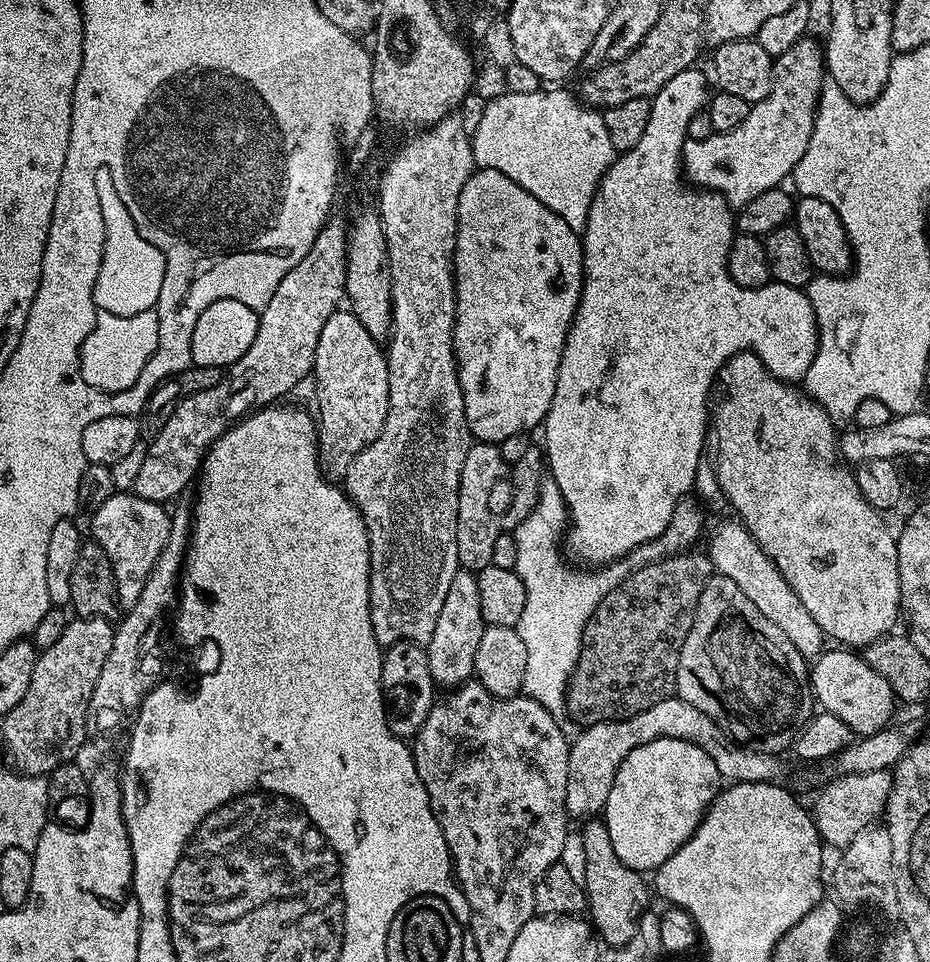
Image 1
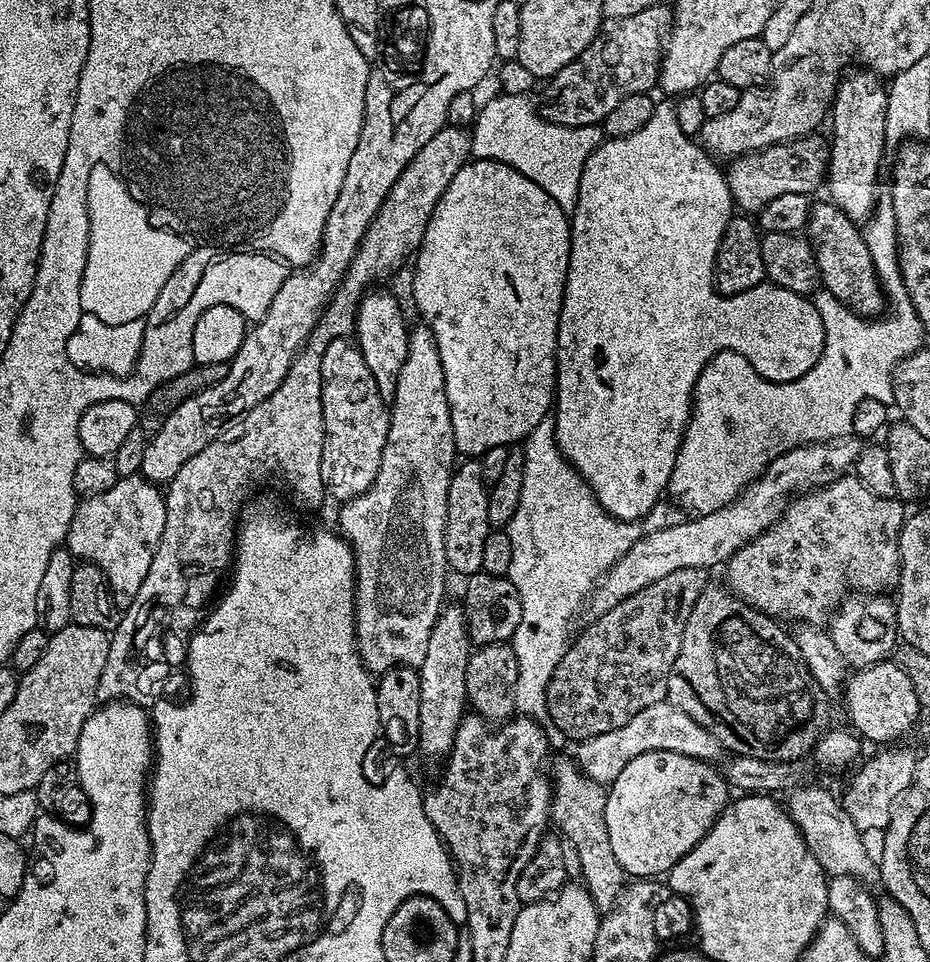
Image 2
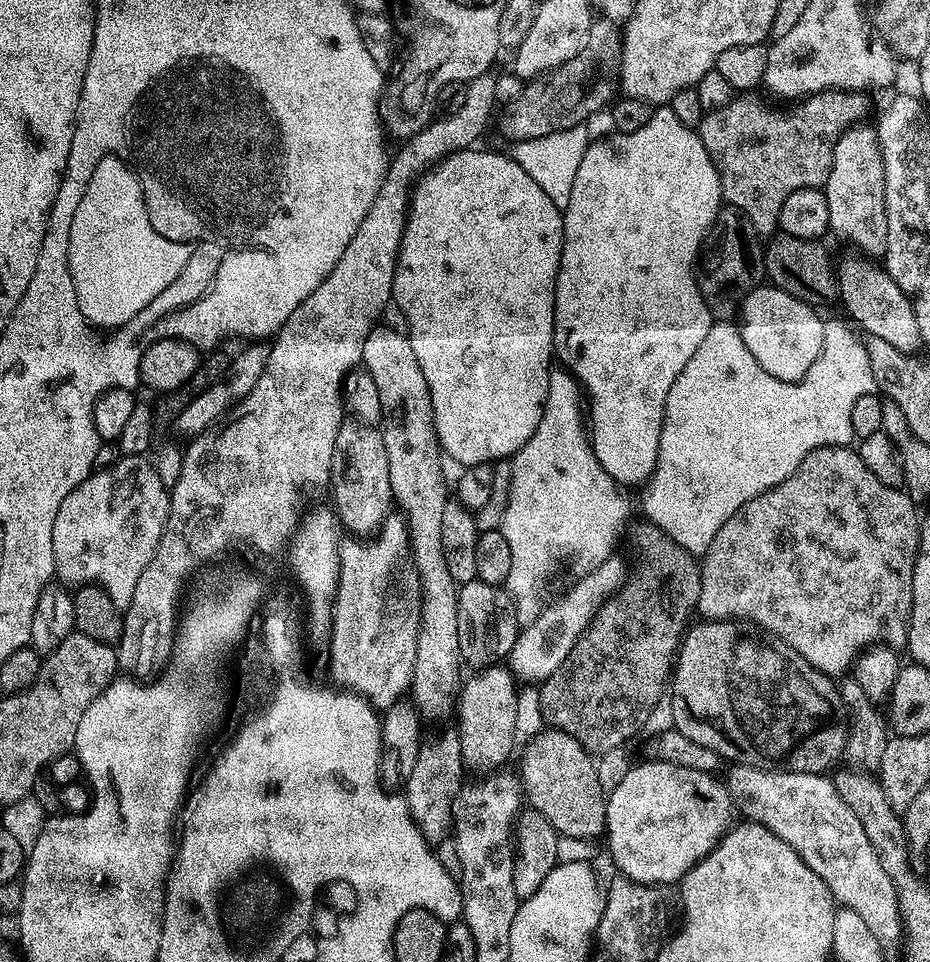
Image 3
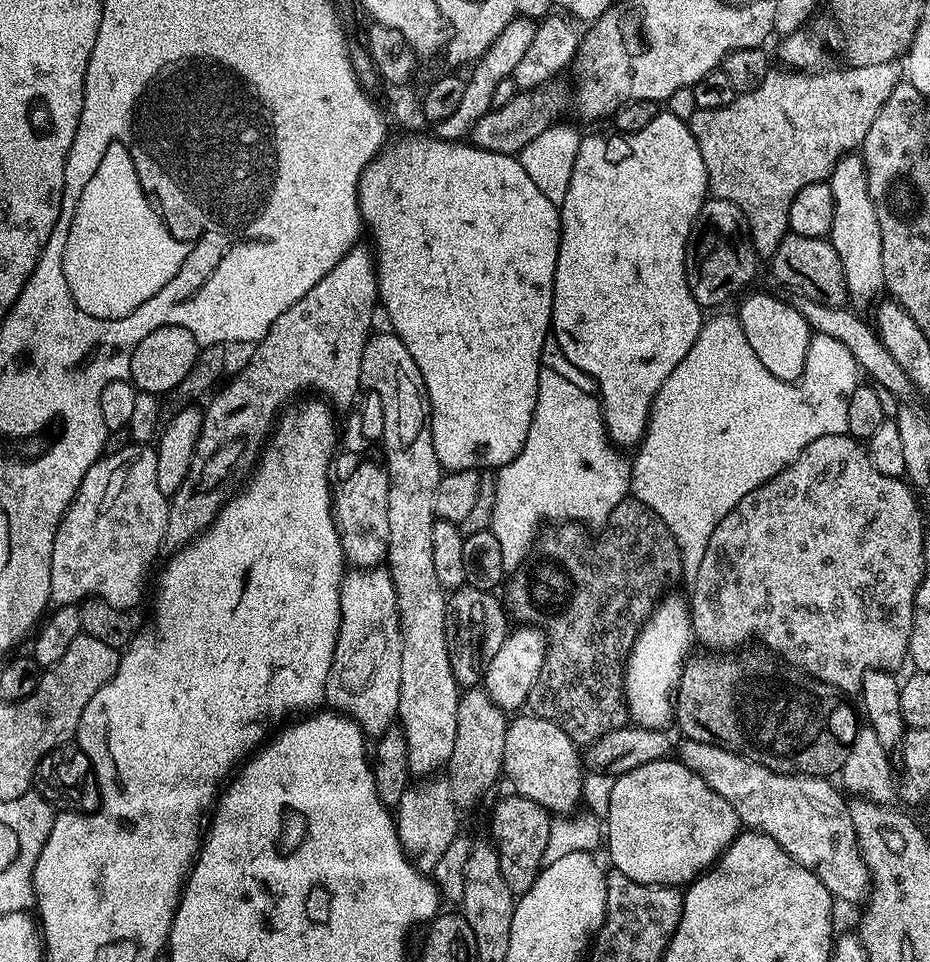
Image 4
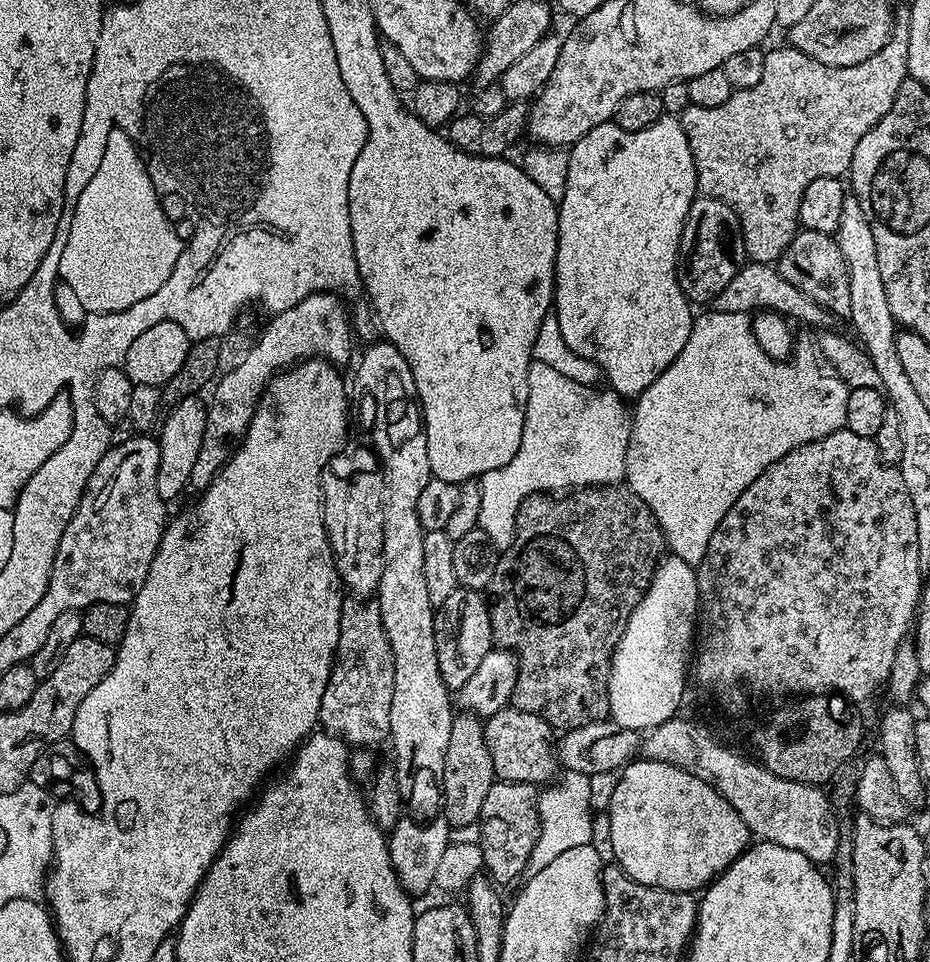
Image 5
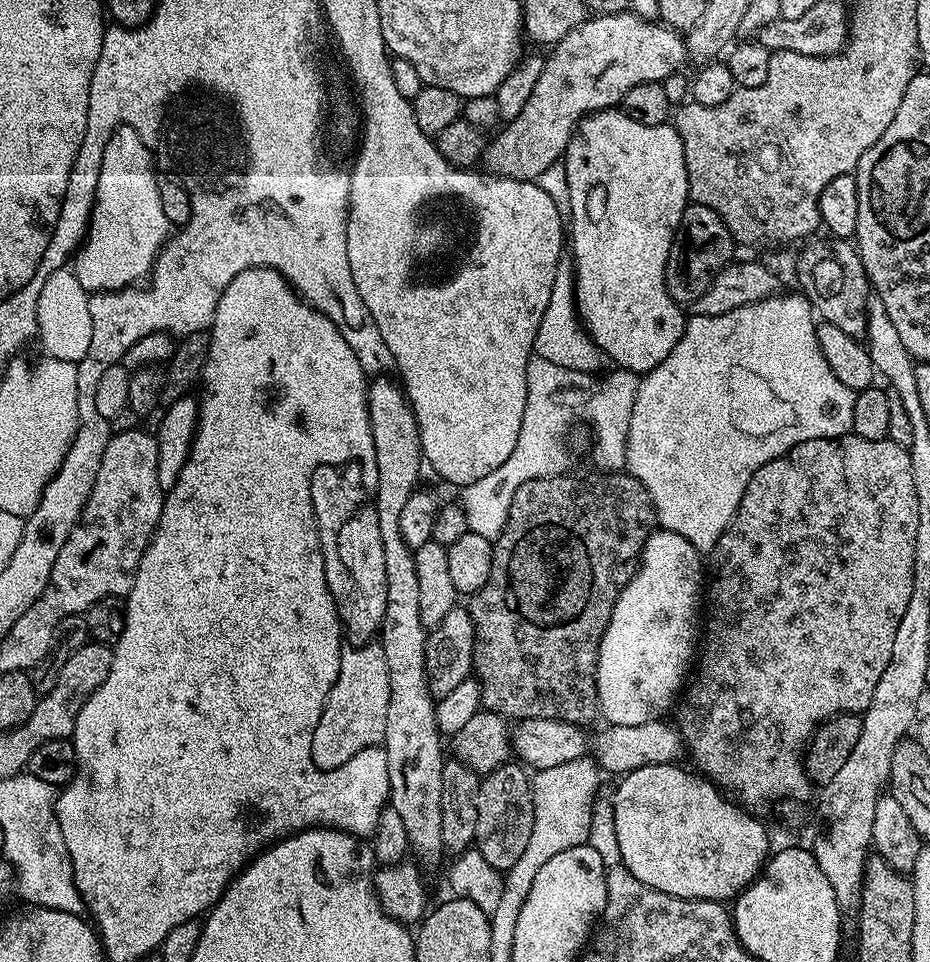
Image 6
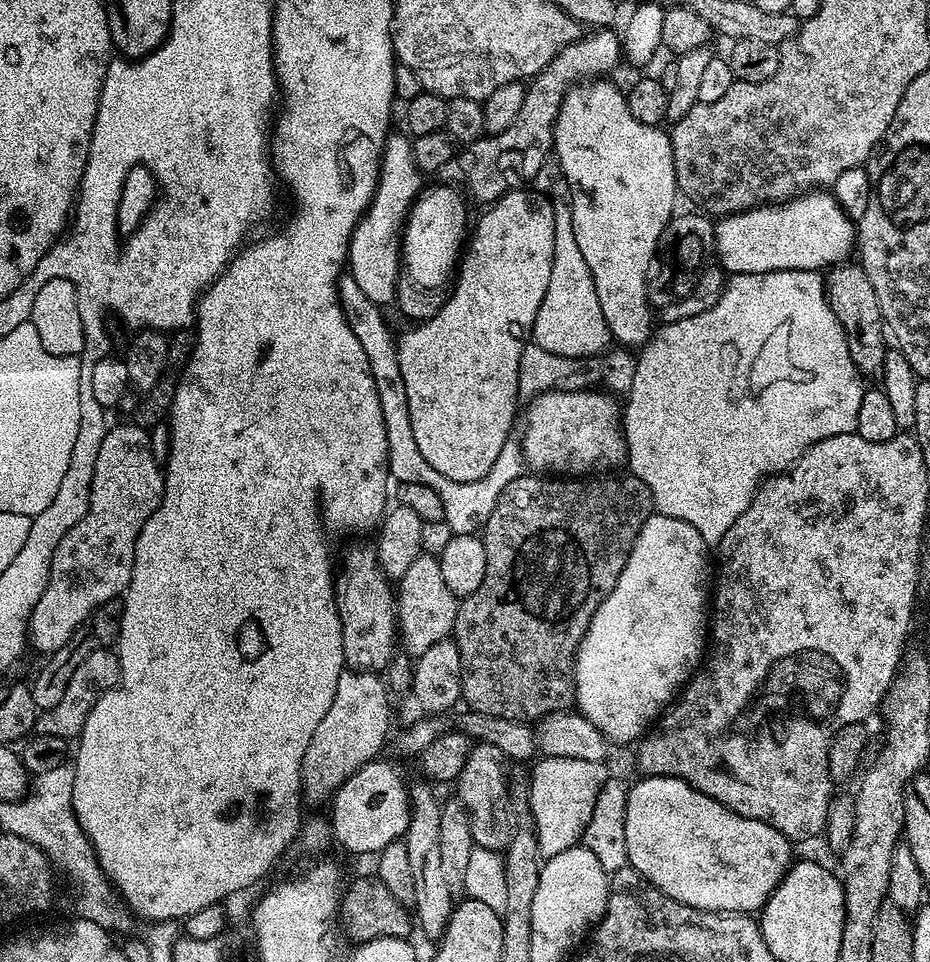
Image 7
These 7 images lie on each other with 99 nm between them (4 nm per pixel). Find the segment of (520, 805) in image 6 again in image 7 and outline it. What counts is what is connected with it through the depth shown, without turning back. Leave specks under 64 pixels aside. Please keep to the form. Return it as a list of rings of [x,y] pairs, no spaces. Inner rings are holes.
[[[473,743],[468,750],[466,766],[454,782],[455,799],[462,802],[470,818],[472,843],[475,847],[503,853],[514,831],[512,816],[508,813],[508,772],[504,769],[506,757],[497,746],[488,743]]]

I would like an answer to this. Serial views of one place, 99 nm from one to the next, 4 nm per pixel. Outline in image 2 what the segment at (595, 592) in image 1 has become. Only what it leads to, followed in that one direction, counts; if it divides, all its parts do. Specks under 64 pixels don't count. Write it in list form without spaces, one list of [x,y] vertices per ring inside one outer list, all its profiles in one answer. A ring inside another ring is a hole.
[[[545,418],[534,426],[534,430],[522,444],[524,450],[524,477],[522,478],[522,498],[518,498],[518,510],[506,529],[510,546],[514,546],[514,559],[510,561],[508,579],[514,582],[522,598],[522,622],[514,630],[511,638],[512,649],[518,658],[518,682],[514,682],[514,702],[516,712],[535,720],[541,728],[552,728],[552,719],[546,706],[546,690],[550,678],[564,657],[570,643],[568,631],[572,619],[585,607],[599,579],[611,570],[620,559],[640,539],[636,536],[636,523],[615,520],[598,502],[592,487],[580,477],[572,463],[560,452],[556,444],[555,419]]]

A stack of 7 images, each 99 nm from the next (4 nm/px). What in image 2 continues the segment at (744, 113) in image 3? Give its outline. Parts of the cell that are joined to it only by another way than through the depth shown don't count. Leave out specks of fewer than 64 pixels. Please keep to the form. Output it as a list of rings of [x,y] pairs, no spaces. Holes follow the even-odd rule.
[[[820,134],[799,136],[785,144],[772,144],[759,152],[745,152],[727,165],[726,175],[730,194],[737,209],[748,214],[757,214],[774,198],[782,194],[808,196],[816,187],[825,183],[828,174],[829,145]]]

